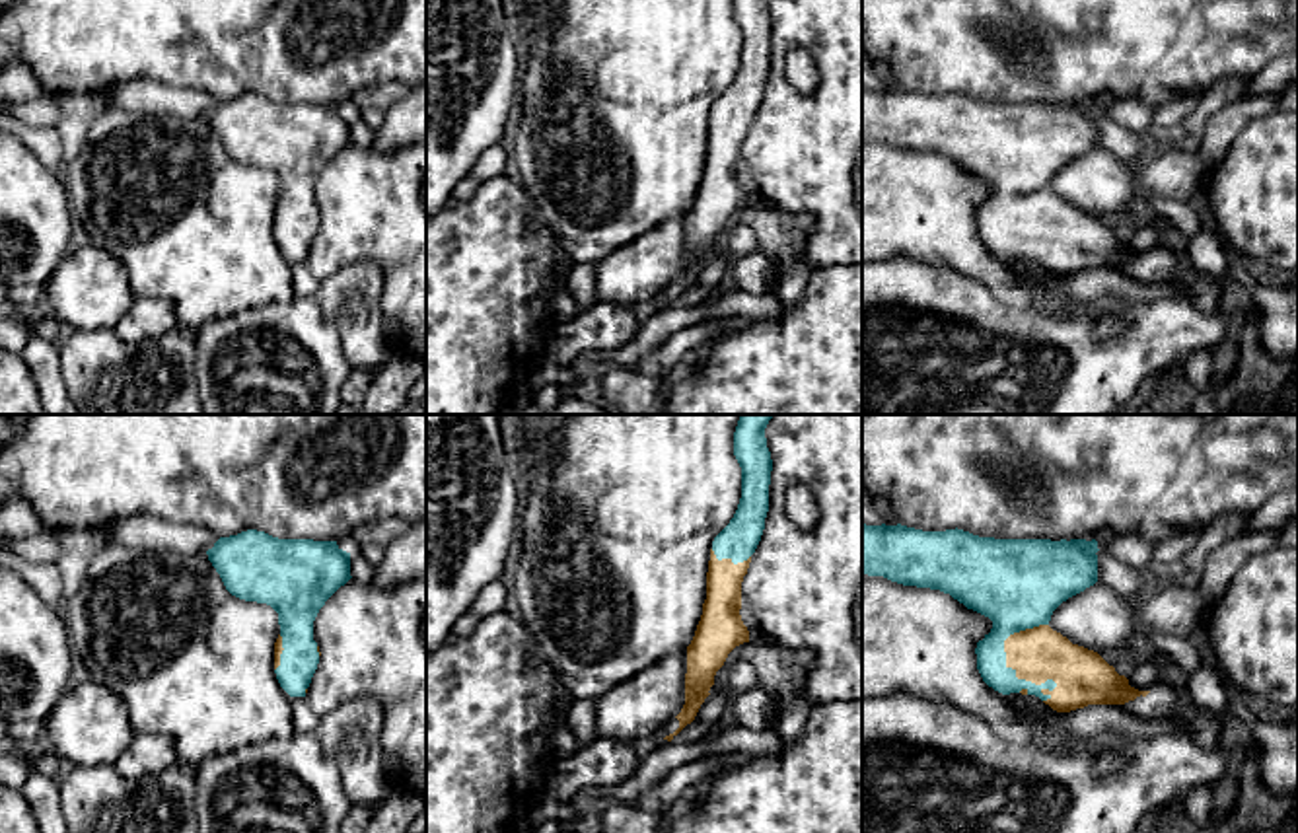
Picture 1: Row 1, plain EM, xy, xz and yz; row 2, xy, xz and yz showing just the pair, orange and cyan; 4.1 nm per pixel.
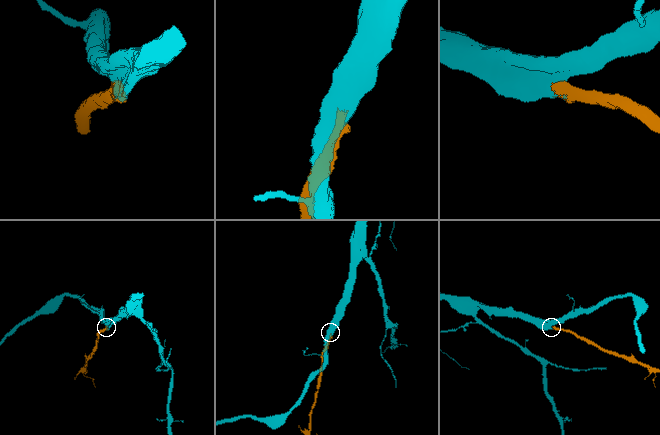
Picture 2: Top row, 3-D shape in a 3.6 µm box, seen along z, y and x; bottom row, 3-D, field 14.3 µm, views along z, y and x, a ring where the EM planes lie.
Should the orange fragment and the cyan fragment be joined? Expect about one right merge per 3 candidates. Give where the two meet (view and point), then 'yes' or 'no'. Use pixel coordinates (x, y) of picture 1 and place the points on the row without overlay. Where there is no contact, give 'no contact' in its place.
yz (1007, 220) | yes

